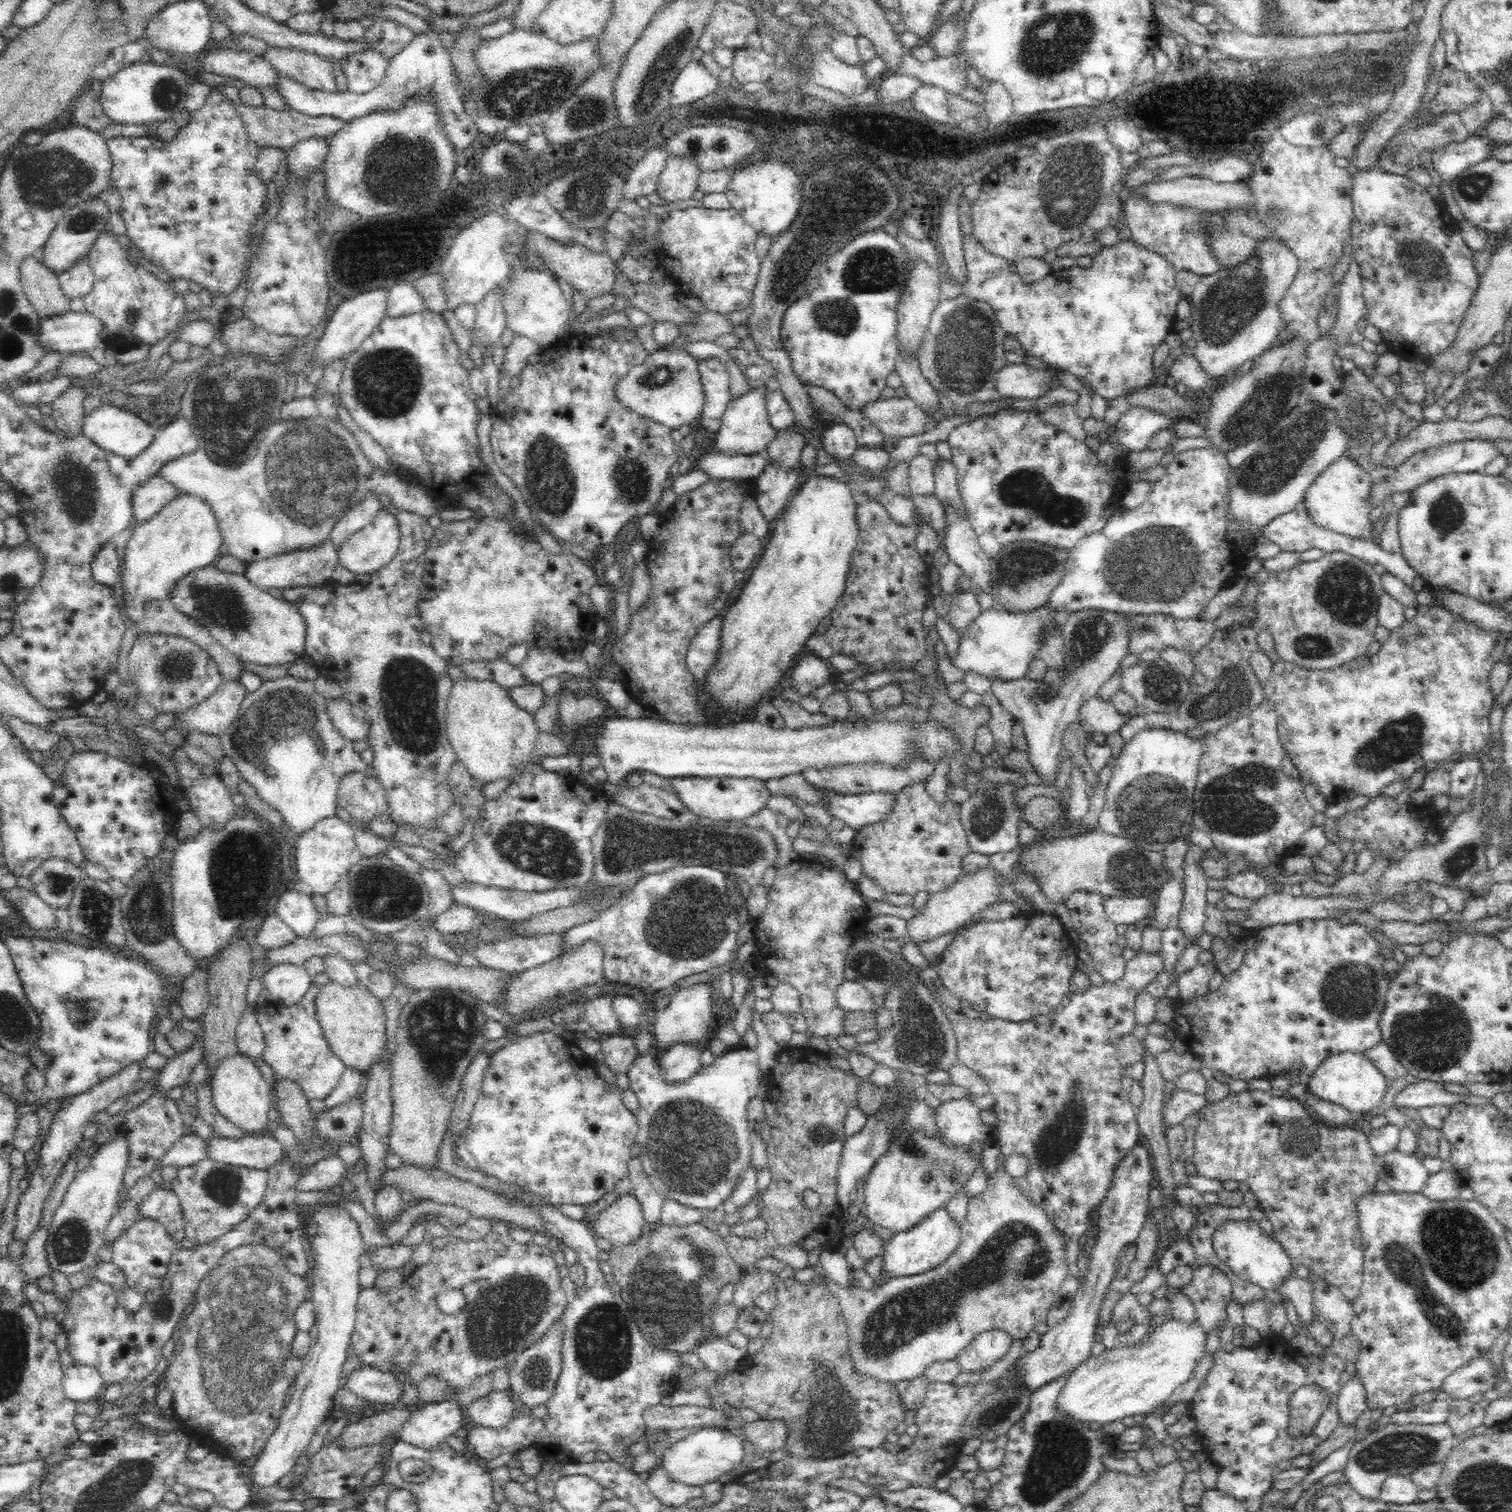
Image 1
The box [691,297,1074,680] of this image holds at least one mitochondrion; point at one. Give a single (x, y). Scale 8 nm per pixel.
(961, 353)

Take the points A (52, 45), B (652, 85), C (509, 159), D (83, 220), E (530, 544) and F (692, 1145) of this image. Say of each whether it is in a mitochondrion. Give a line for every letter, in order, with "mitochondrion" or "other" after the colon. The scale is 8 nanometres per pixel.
A: other
B: mitochondrion
C: mitochondrion
D: mitochondrion
E: other
F: mitochondrion

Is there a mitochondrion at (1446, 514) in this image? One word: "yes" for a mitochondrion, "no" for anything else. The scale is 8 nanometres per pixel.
yes

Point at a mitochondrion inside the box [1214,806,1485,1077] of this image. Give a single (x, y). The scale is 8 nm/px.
(1435, 1040)

